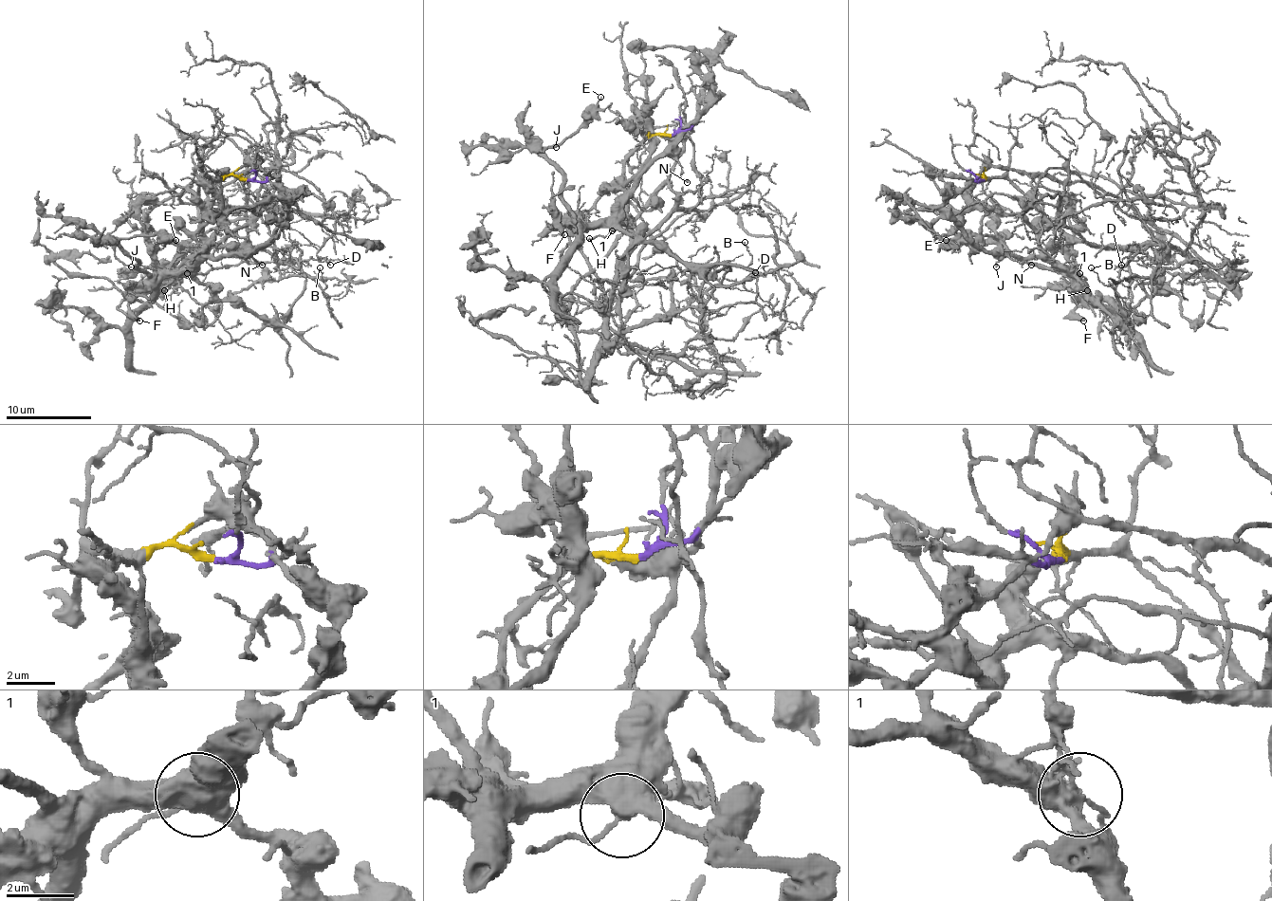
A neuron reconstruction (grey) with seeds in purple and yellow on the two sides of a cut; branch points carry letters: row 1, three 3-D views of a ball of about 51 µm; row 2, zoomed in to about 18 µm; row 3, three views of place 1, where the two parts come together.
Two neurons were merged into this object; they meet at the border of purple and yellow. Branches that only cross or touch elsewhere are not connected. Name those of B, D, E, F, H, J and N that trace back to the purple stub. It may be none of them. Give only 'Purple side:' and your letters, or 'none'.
Purple side: E, F, J, N

